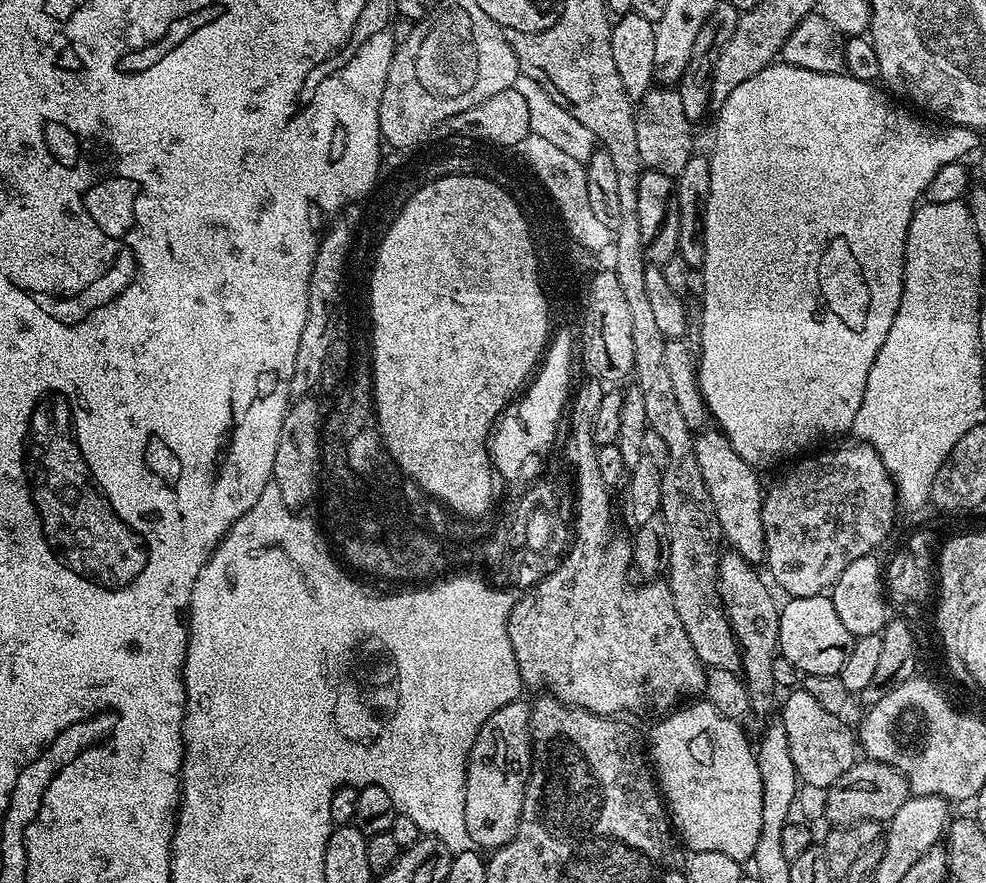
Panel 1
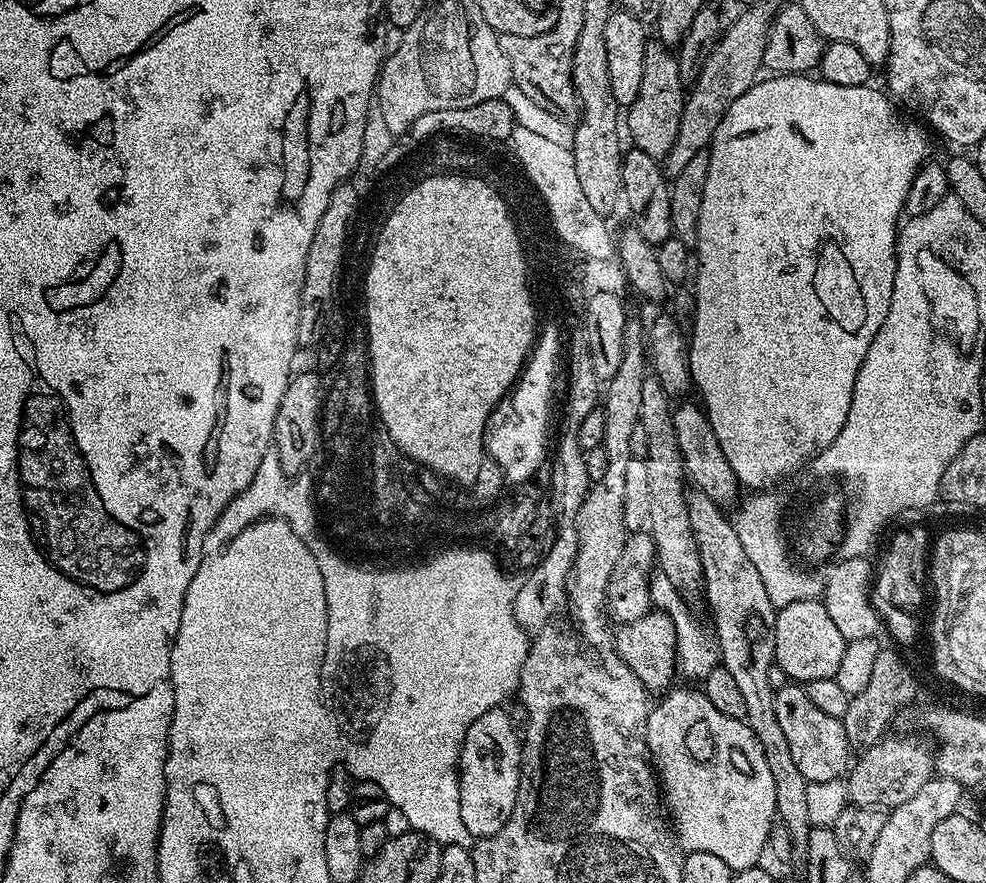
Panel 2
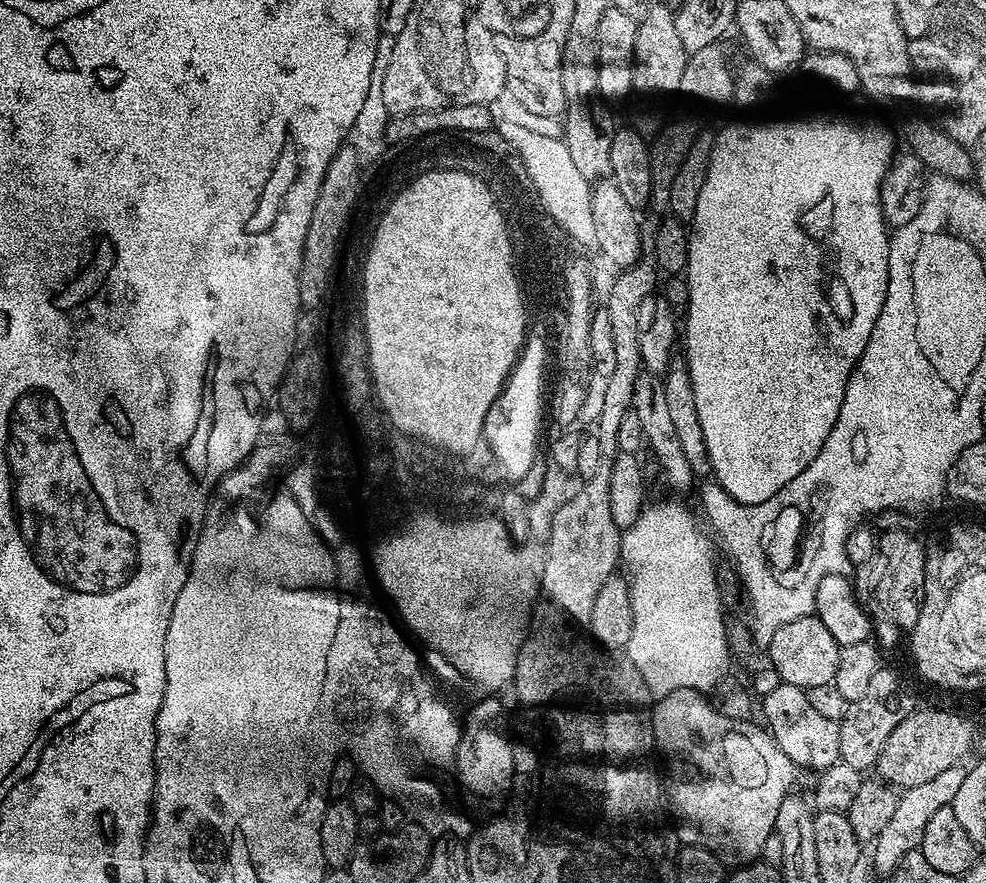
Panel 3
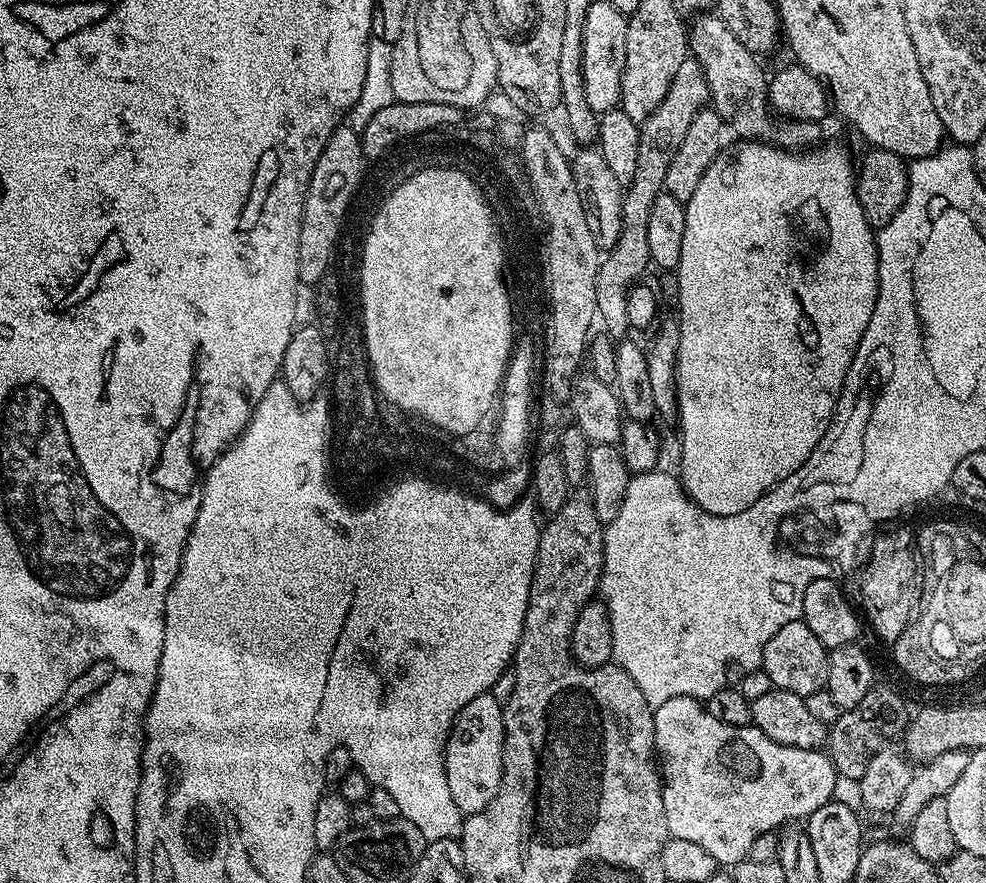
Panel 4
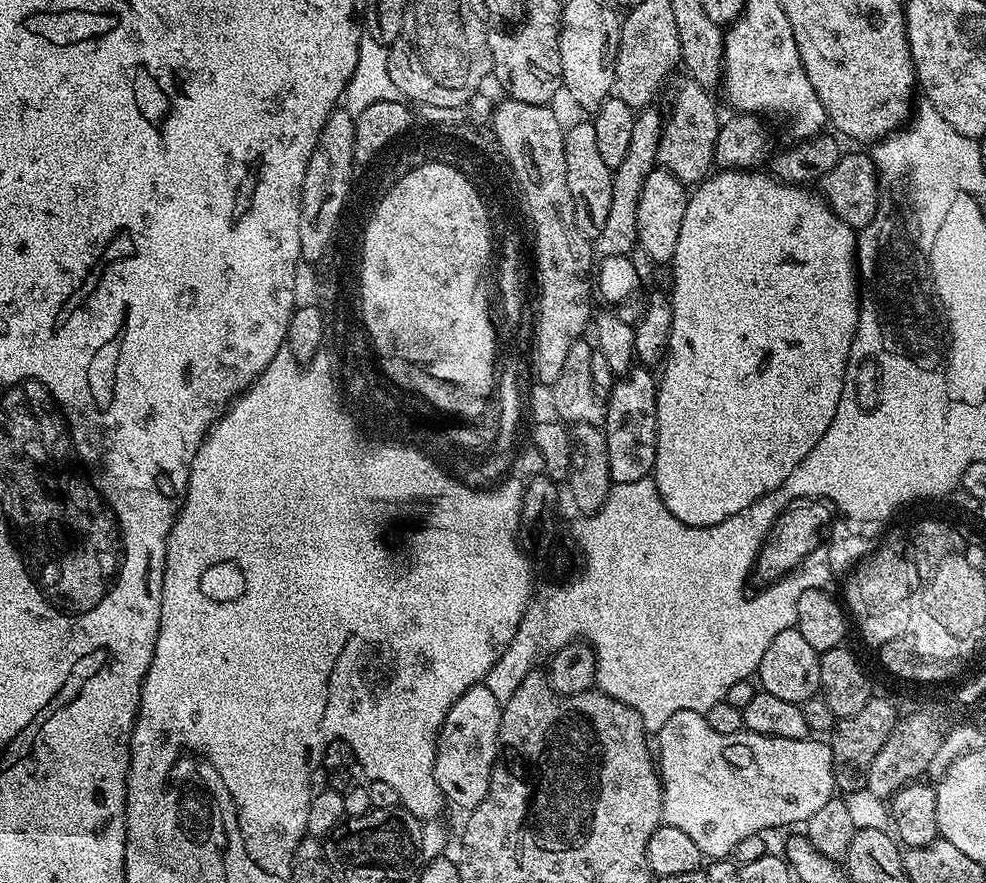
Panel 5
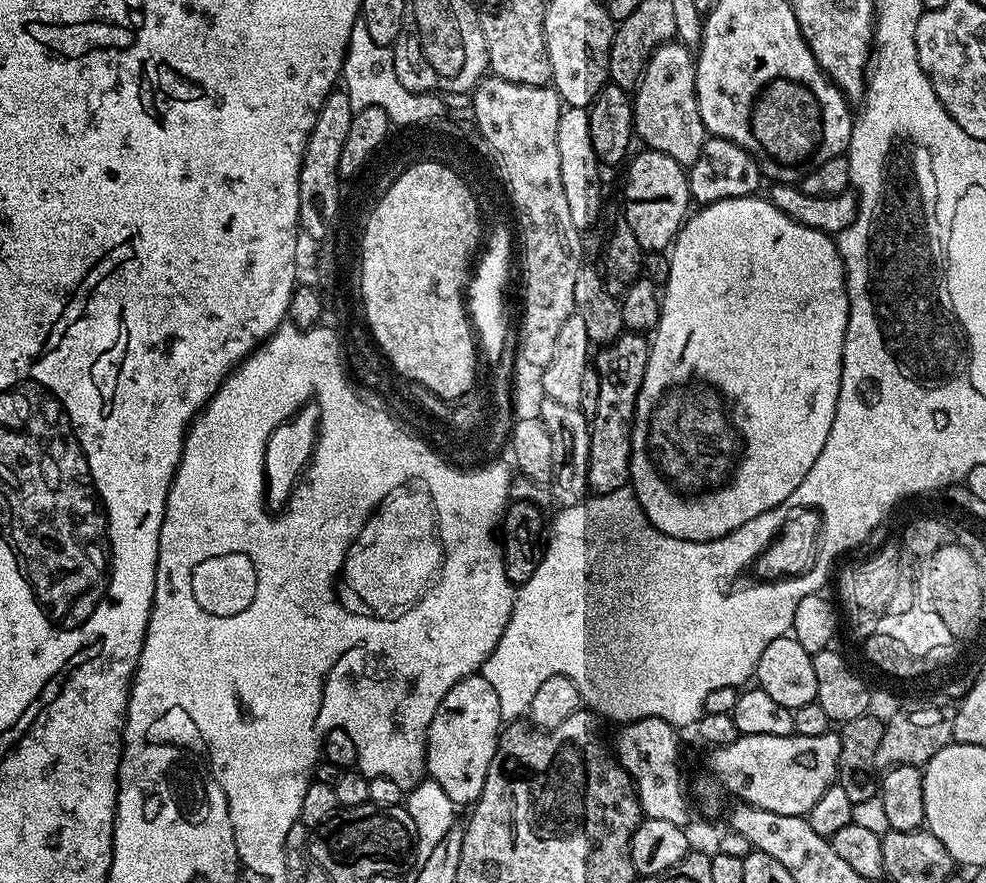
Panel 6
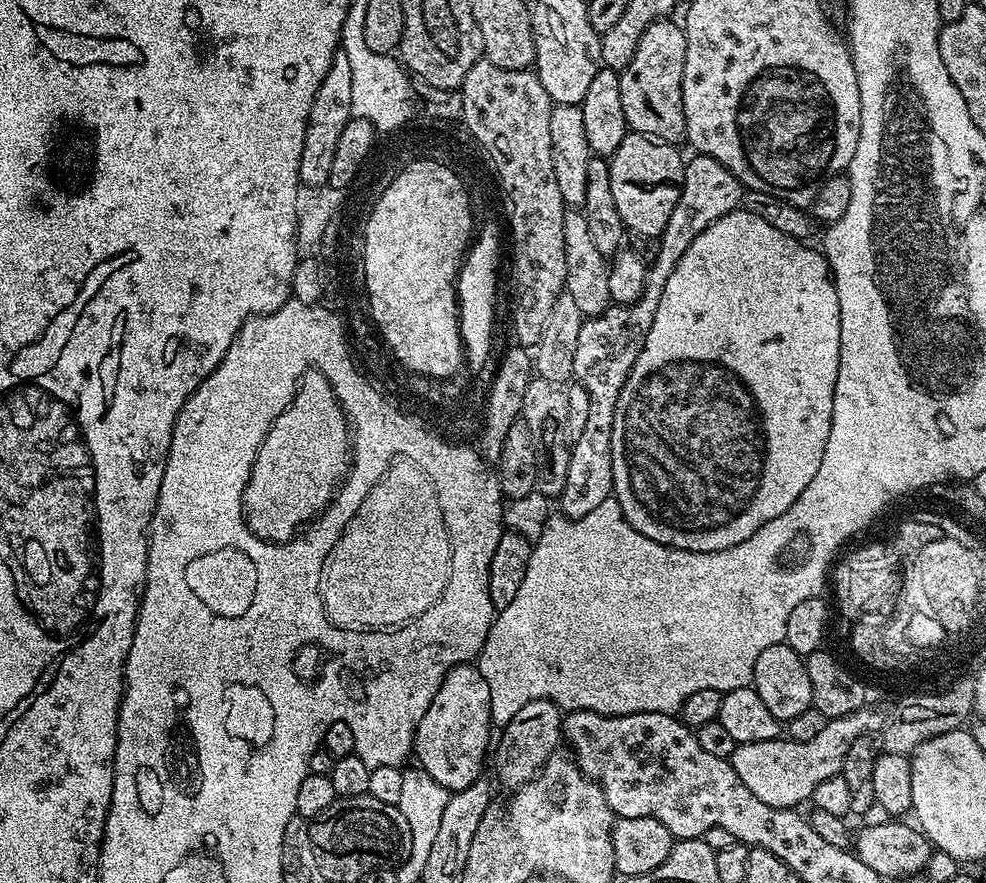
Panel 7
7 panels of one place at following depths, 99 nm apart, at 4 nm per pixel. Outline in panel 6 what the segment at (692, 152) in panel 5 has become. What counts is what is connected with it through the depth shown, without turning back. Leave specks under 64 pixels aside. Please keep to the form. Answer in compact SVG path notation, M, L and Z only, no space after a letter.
M669 42L652 51L632 96L632 126L635 139L644 140L645 149L666 154L685 166L698 162L706 133L698 114L696 61L689 45Z

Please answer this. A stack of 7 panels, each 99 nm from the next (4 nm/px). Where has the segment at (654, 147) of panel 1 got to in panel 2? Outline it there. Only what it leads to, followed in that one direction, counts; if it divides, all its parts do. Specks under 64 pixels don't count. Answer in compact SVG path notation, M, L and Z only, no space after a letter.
M650 42L646 46L646 67L642 70L642 86L638 98L626 109L626 132L632 135L631 143L638 150L657 158L668 155L670 146L678 138L680 115L684 109L686 85L682 82L677 53L669 45Z

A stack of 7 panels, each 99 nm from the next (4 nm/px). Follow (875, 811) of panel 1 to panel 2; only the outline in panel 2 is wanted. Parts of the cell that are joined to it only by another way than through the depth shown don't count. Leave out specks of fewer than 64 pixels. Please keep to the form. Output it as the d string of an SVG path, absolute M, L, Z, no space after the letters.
M892 734L887 738L878 741L874 746L863 749L859 753L860 761L851 765L846 776L848 785L848 798L855 807L858 808L878 808L881 810L891 810L902 806L902 802L908 801L926 782L934 775L934 748L931 743L927 744L920 734Z

